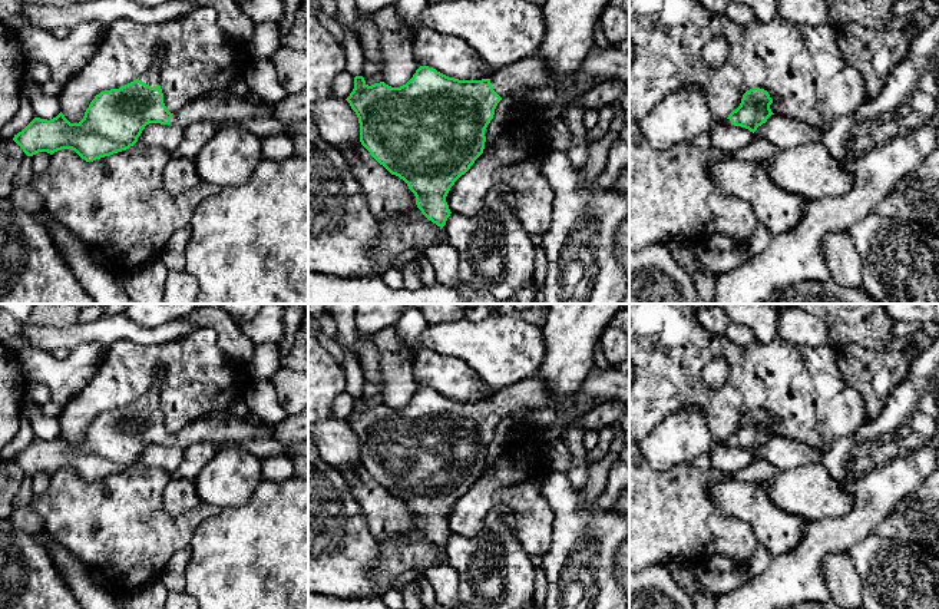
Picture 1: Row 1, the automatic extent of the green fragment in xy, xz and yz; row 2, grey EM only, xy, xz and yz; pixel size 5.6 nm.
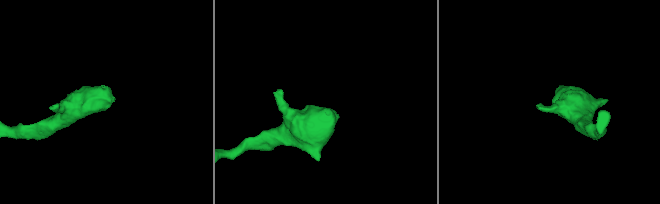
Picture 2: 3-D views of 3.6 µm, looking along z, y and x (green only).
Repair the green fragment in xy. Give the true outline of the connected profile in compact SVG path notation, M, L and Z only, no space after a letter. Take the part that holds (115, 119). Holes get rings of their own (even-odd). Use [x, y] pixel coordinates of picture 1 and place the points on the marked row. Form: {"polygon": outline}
{"polygon": "M156 62L133 82L96 95L79 123L70 123L62 112L50 120L34 118L13 140L27 156L72 149L86 162L93 162L133 146L149 123L186 128L196 122L235 123L274 118L275 113L274 105L228 90L204 96L171 113L159 80Z"}

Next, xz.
{"polygon": "M594 46L579 69L569 75L550 70L539 53L502 67L496 79L459 80L433 67L420 66L400 87L384 82L368 86L363 76L356 76L354 89L345 100L358 118L361 145L391 175L407 183L421 214L443 228L452 214L446 196L483 153L485 130L503 97L512 97L520 87L562 87L608 77L629 83L629 53L615 46Z"}

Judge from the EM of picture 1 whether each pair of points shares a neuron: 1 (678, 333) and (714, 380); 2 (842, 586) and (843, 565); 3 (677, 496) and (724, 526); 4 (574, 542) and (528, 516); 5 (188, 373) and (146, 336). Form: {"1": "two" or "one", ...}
{"1": "two", "2": "one", "3": "one", "4": "two", "5": "two"}

